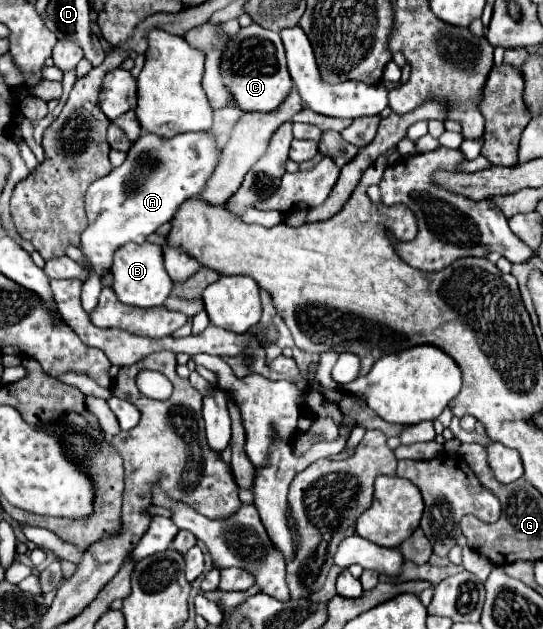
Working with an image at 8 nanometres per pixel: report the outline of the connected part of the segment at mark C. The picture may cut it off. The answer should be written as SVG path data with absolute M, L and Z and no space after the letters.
M253 23L249 27L243 27L229 43L223 53L221 61L223 81L233 93L233 101L237 107L245 111L273 111L287 99L293 87L293 79L287 71L285 63L285 49L281 43L279 33L263 29L261 25Z

